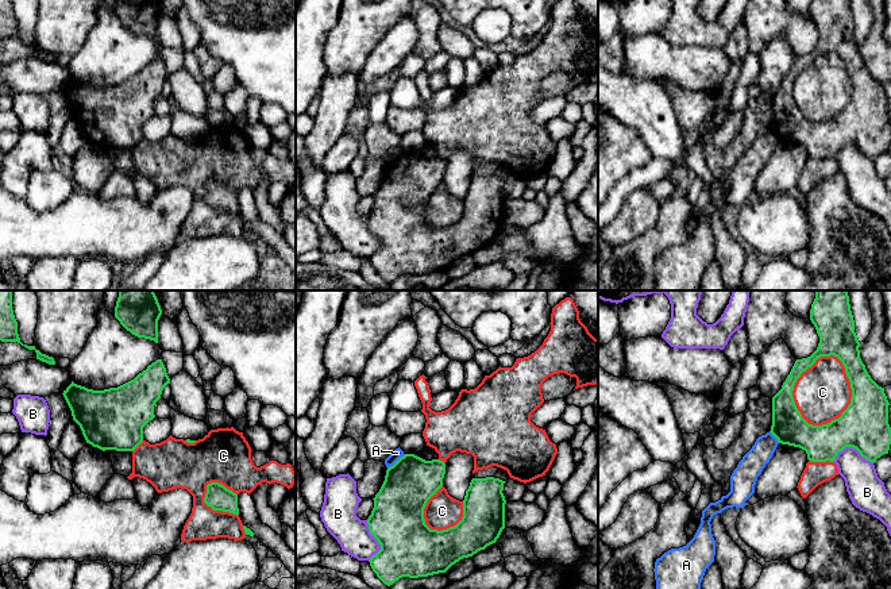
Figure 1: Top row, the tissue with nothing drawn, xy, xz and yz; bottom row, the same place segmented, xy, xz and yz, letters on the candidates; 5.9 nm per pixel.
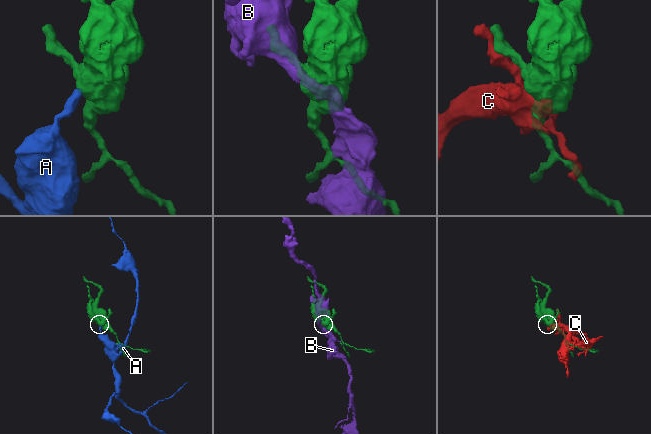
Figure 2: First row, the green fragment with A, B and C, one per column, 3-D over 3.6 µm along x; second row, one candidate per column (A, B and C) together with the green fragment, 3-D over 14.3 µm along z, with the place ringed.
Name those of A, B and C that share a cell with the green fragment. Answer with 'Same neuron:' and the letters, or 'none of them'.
Same neuron: none of them

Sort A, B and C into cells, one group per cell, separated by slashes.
A / B / C

